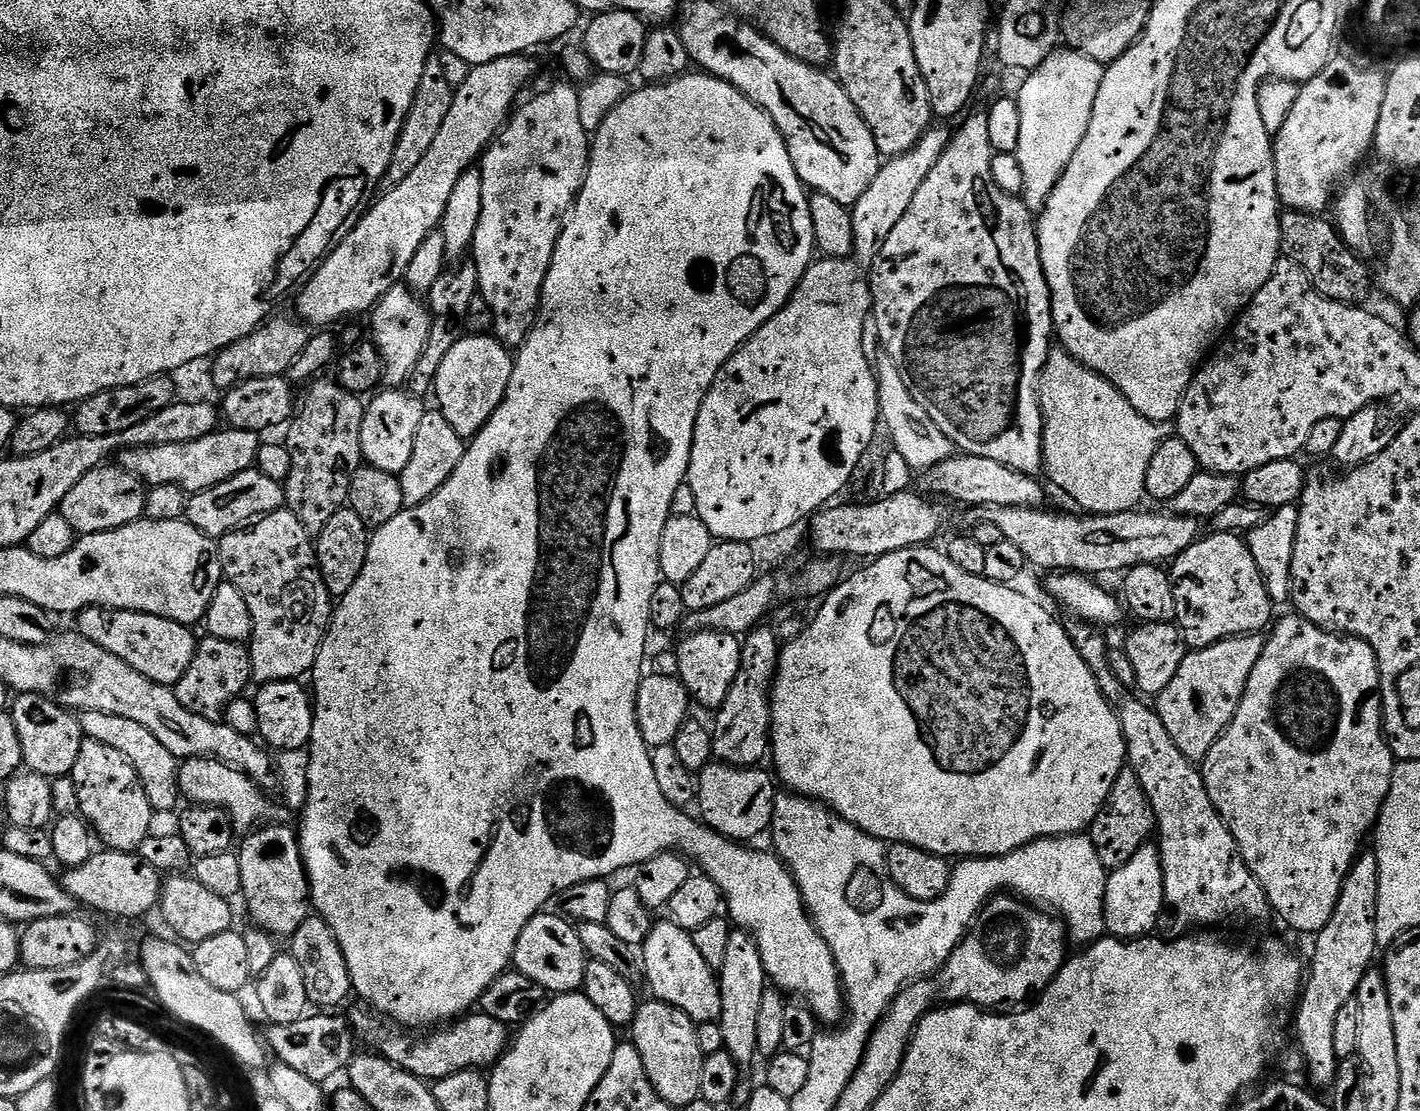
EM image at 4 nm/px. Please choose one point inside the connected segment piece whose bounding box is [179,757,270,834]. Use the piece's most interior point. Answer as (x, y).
(207, 781)

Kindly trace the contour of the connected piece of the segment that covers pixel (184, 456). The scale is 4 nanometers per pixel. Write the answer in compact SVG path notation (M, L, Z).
M225 427L206 434L206 438L198 438L198 442L174 442L171 446L142 446L141 448L126 448L118 456L118 467L134 474L148 488L154 486L178 486L189 494L210 490L210 486L218 486L218 482L226 482L234 478L234 474L242 474L246 469L253 467L256 455L262 443L261 437L254 432Z

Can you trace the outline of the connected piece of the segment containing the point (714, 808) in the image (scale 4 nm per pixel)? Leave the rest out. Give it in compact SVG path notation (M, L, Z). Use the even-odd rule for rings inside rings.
M719 762L706 765L698 774L696 782L695 807L700 808L699 819L718 835L737 842L752 842L756 836L769 831L778 784L773 773L763 772L764 770L760 766L735 768Z

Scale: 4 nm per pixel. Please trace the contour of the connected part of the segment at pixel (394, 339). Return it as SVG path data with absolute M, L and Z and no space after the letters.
M401 282L394 285L372 309L370 313L372 319L372 333L370 339L375 344L380 357L384 363L384 379L383 383L389 389L400 390L411 381L412 371L418 362L418 358L422 358L422 350L426 350L426 338L430 338L430 322L432 315L428 313L427 303L409 285Z

